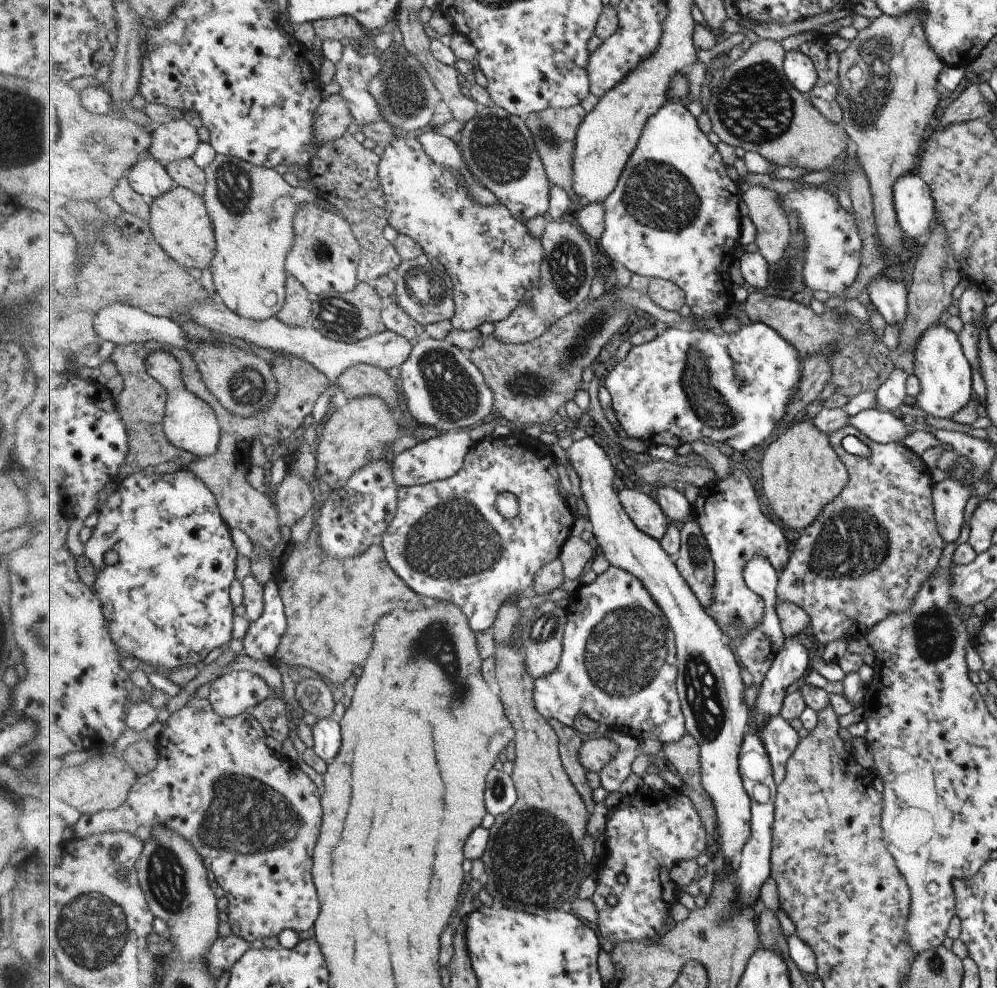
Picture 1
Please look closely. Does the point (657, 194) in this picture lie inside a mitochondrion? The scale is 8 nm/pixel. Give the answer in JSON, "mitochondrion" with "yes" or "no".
{"mitochondrion":"yes"}

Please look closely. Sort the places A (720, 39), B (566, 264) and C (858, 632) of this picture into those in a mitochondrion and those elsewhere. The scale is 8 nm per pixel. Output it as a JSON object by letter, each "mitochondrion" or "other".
{"A":"other","B":"mitochondrion","C":"other"}

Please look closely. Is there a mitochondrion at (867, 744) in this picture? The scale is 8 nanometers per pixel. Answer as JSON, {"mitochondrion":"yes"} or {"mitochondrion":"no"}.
{"mitochondrion":"no"}

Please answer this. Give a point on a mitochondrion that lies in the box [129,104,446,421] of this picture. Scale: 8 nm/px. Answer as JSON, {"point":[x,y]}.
{"point":[233,187]}

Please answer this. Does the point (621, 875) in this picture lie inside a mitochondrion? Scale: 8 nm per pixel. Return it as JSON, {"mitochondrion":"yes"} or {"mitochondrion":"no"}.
{"mitochondrion":"no"}

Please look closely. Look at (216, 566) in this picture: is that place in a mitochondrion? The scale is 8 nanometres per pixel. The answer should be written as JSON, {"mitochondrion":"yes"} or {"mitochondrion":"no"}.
{"mitochondrion":"no"}

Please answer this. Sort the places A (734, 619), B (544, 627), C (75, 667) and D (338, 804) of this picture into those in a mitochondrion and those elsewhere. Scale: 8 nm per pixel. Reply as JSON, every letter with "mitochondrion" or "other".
{"A":"mitochondrion","B":"mitochondrion","C":"other","D":"other"}

